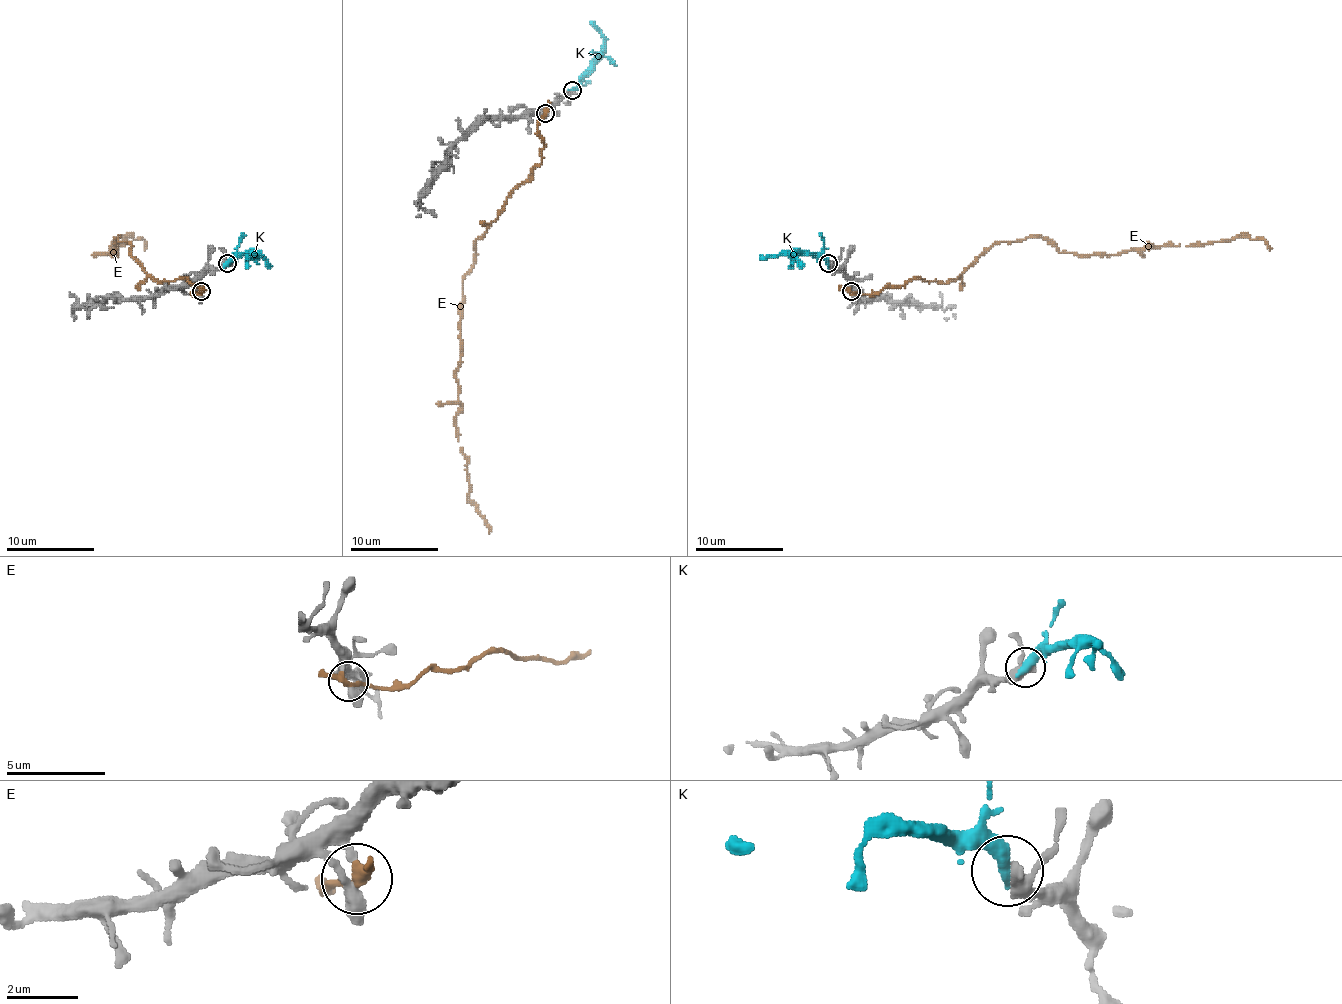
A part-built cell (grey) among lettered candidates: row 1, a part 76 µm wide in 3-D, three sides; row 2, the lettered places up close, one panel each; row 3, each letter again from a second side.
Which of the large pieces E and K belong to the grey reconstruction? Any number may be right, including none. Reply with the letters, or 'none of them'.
K

